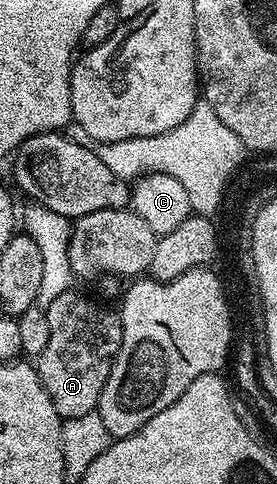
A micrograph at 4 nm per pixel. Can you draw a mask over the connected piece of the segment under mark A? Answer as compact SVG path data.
M76 291L59 295L46 312L50 319L50 340L34 364L46 395L50 395L50 403L54 403L54 411L62 419L97 412L102 387L106 387L106 379L122 347L119 312Z

